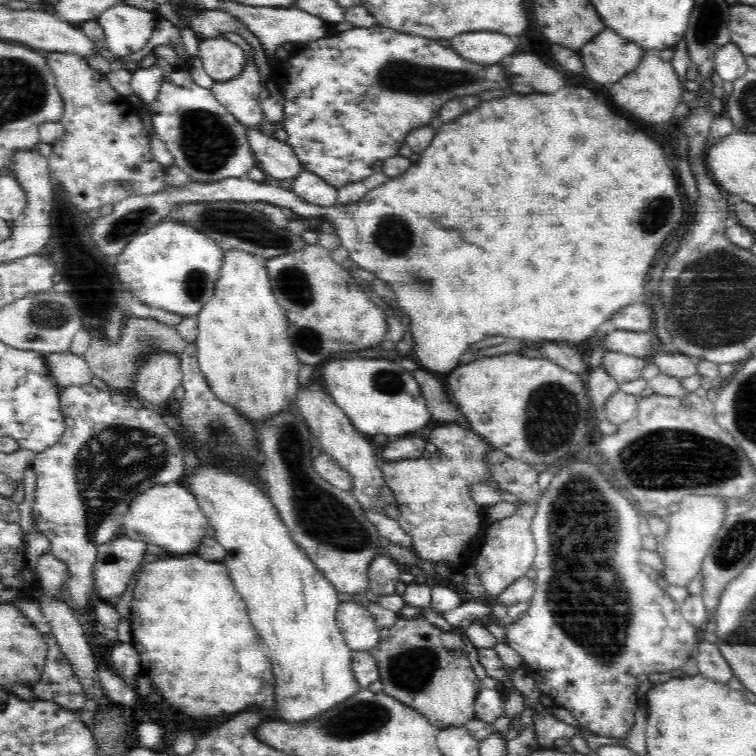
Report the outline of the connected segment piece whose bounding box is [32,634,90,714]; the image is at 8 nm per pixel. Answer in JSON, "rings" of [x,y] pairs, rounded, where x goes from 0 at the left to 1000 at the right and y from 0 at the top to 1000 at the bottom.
{"rings":[[[66,839],[60,848],[63,862],[58,889],[42,911],[46,925],[73,929],[79,937],[103,944],[106,939],[119,934],[114,914],[103,901],[93,874],[82,865],[74,845]]]}

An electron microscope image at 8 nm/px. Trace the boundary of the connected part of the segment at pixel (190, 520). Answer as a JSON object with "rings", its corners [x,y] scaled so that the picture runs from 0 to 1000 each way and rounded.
{"rings":[[[242,638],[209,640],[193,648],[172,667],[172,680],[175,683],[165,683],[164,704],[160,706],[183,717],[217,722],[235,733],[246,733],[262,725],[267,712],[272,710],[272,698],[276,698],[275,687],[265,673],[259,657]]]}

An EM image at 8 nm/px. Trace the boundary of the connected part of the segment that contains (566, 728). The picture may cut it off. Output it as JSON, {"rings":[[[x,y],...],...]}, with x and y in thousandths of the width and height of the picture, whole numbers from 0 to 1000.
{"rings":[[[706,940],[705,955],[709,981],[720,991],[733,989],[731,984],[737,976],[757,976],[758,974],[775,976],[770,964],[735,951],[726,942],[722,946],[714,946]]]}

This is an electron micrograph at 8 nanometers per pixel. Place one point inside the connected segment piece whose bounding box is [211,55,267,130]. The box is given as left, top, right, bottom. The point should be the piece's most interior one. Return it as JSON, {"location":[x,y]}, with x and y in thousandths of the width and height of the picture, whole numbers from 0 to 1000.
{"location":[317,127]}

